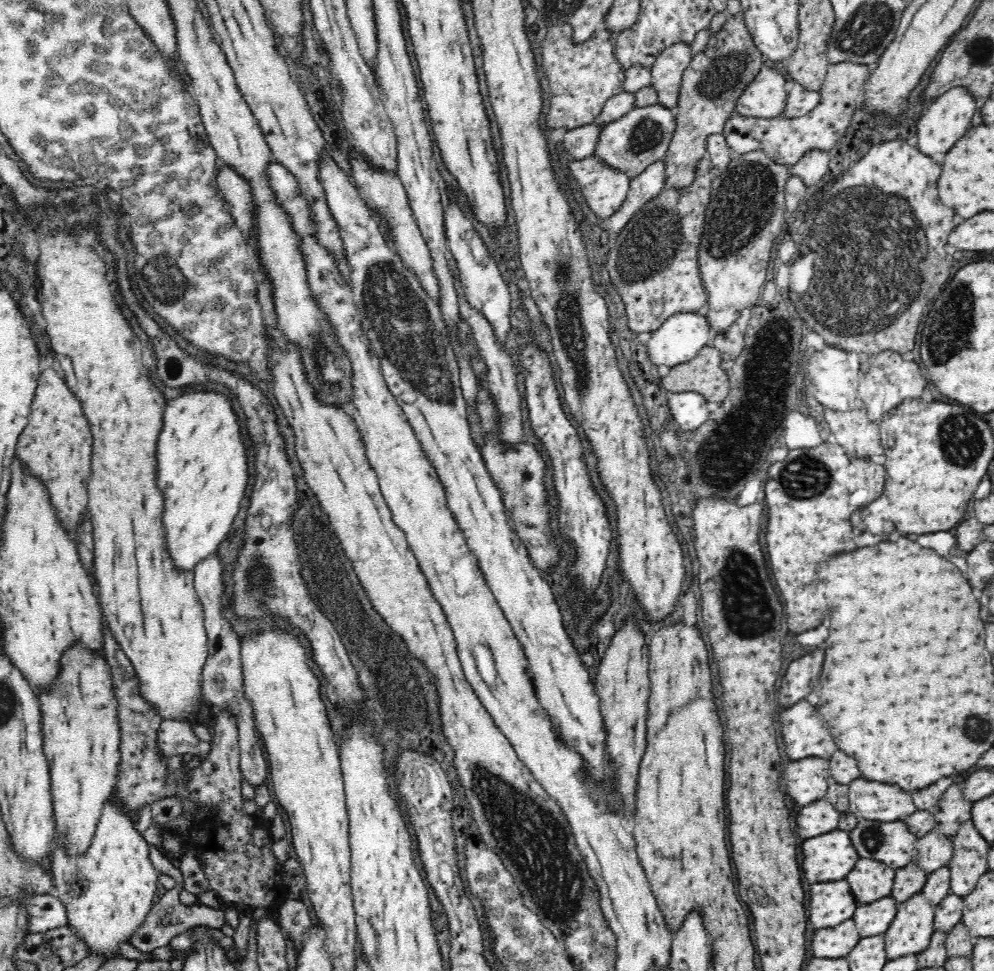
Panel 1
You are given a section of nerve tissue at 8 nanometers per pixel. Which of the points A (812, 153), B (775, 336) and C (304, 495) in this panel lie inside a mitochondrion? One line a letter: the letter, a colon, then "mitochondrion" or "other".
A: other
B: mitochondrion
C: other

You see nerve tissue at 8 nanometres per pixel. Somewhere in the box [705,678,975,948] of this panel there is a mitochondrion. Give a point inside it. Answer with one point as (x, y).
(866, 836)

